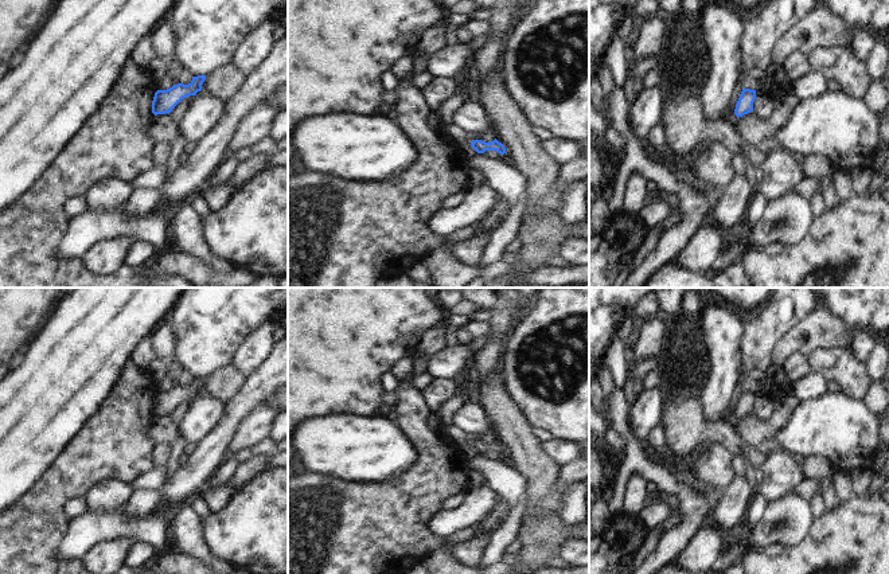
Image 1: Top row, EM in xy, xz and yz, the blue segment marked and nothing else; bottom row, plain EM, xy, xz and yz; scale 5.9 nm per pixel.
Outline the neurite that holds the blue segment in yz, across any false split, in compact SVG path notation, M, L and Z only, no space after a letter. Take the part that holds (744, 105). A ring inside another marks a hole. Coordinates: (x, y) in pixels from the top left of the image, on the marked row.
M742 89L734 109L734 114L737 116L737 118L753 112L755 99L756 90Z

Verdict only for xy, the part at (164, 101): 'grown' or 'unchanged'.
unchanged

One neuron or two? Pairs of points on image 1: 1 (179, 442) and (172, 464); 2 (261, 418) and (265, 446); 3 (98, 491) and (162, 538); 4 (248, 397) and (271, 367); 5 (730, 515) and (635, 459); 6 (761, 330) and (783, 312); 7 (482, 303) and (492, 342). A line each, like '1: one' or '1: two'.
1: one
2: two
3: two
4: one
5: two
6: one
7: two

